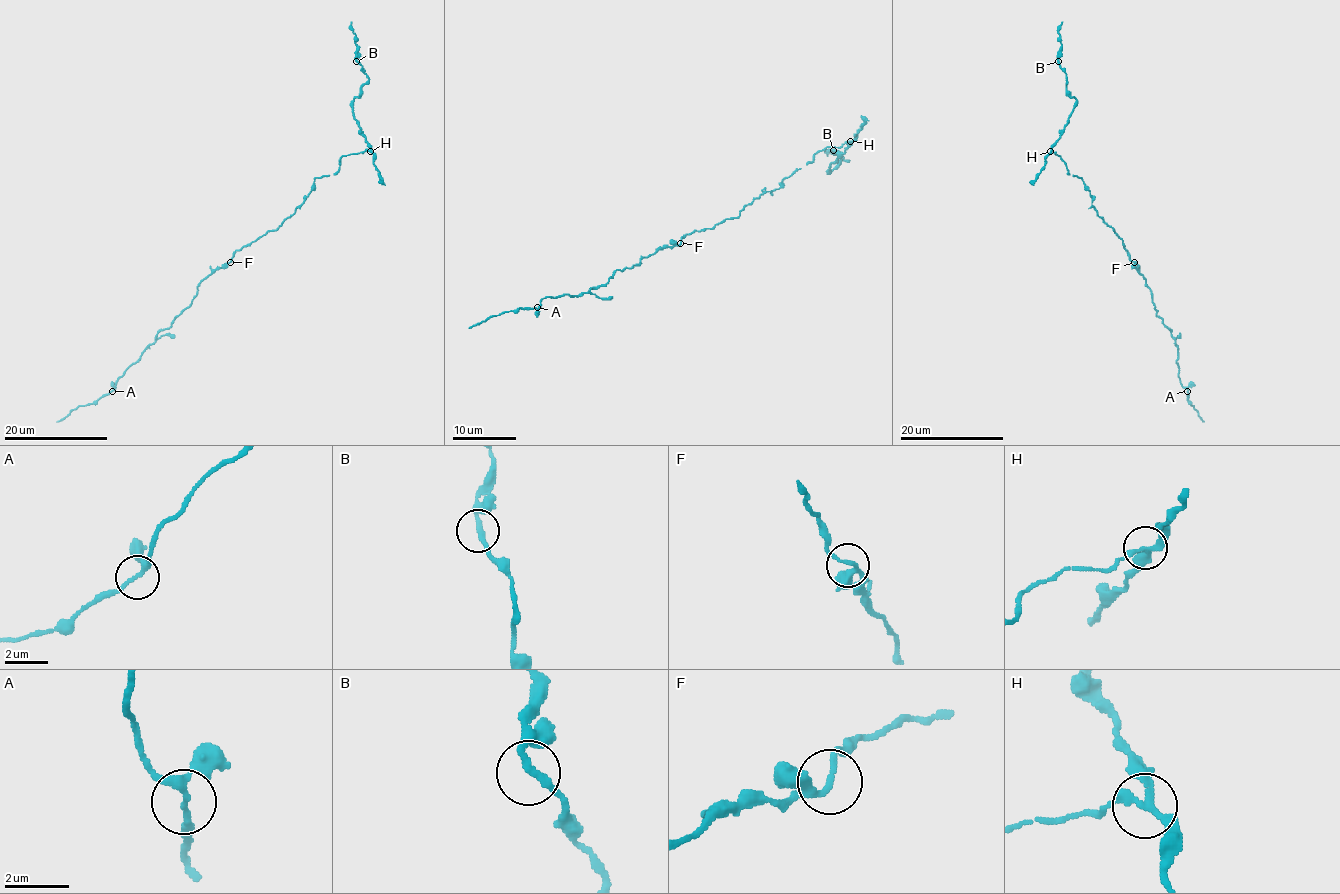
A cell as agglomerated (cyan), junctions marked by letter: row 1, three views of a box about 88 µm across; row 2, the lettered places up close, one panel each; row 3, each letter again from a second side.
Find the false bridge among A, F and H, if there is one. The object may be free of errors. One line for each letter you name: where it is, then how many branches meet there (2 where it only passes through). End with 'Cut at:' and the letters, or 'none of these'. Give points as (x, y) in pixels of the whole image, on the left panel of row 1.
H: (370, 151) | 3
Cut at: H

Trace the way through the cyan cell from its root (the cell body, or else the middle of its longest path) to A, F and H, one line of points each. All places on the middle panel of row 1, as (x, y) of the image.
A: (723, 221), (683, 235), (679, 244), (663, 246), (638, 265), (617, 270), (589, 292), (546, 296), (537, 307)
F: (723, 221), (710, 229), (683, 235), (680, 243)
H: (723, 221), (736, 218), (754, 199), (777, 189), (784, 178), (811, 162), (818, 151), (851, 140)

